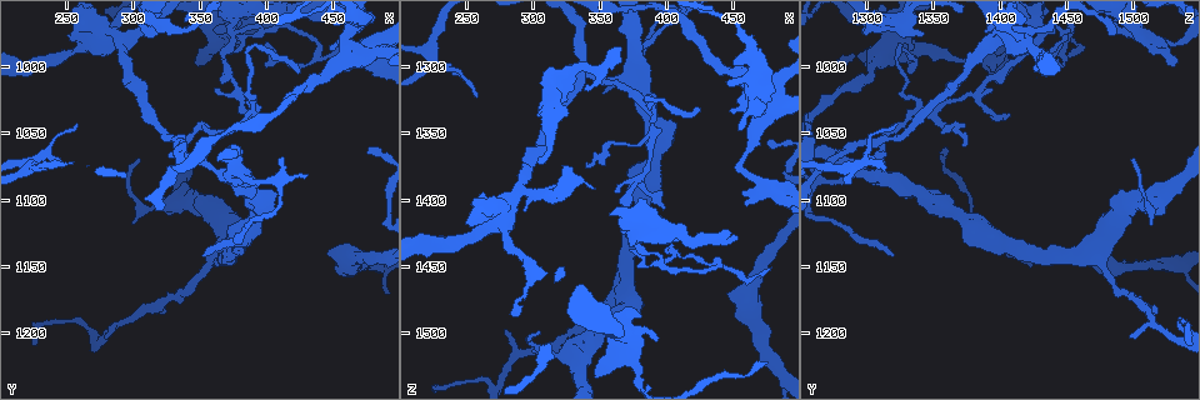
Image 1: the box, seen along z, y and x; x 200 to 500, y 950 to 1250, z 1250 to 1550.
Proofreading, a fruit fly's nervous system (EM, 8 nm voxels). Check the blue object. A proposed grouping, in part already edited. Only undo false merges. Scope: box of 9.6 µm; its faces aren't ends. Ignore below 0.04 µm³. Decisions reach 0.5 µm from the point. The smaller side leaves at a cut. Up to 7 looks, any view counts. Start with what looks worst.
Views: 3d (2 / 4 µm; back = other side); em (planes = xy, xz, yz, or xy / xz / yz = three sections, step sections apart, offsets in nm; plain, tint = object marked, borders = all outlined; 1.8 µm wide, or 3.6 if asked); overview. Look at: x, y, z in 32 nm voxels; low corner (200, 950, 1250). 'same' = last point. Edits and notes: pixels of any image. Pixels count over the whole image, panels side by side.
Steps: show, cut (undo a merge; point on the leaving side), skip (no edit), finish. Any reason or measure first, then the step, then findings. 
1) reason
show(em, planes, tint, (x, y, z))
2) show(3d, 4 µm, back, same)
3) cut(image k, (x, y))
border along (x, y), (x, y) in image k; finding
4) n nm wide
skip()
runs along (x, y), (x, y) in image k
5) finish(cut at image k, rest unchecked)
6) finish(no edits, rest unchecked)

sudden change in width
show(3d, 2 µm, (464, 1140, 1460))

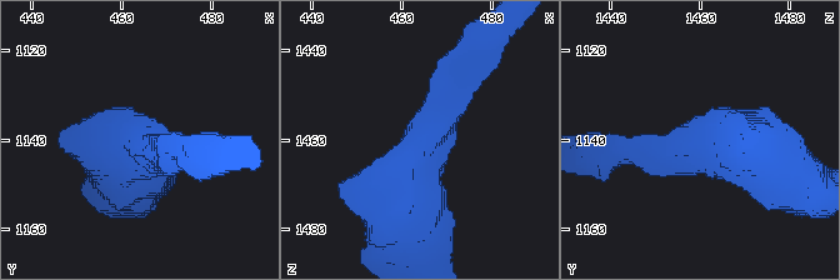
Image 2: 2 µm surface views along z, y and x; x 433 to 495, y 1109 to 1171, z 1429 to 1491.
arms of 200, 550 nm; need the tissue
show(em, 3.6 µm, planes, borders, (464, 1142, 1461))

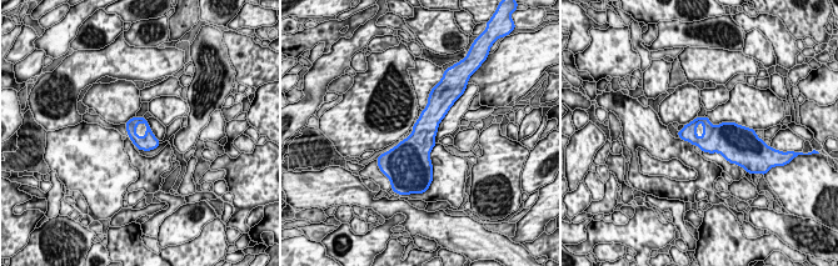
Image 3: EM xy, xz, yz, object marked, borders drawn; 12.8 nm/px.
220 nm wide
skip()
continuous, no second neuron

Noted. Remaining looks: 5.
looks like a crossing
show(em, 3.6 µm, planes, tint, (278, 974, 1406))

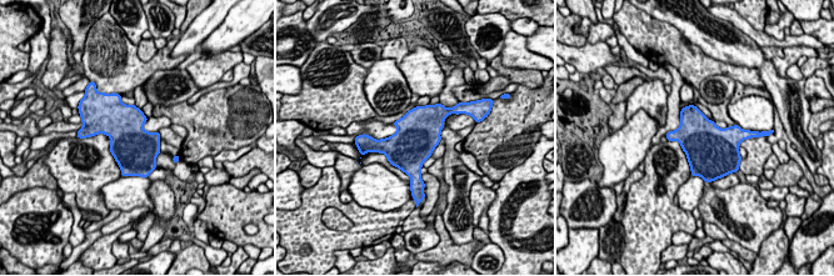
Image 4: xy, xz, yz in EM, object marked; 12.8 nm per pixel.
skip()
continuous, no second neuron

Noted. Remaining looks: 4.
three arms meet
show(3d, 4 µm, (346, 1104, 1500))

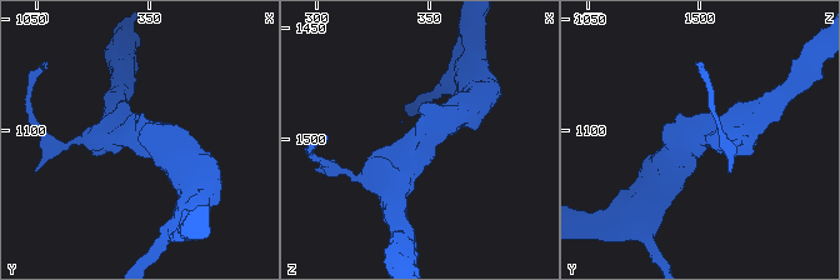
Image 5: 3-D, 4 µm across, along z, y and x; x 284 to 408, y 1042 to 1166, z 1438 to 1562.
3 arms; arms of 360, 360, 480 nm; now the EM
show(em, yz, step 16, tint, (344, 1105, 1499))

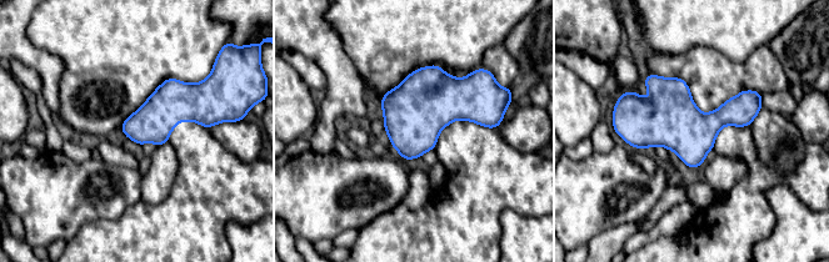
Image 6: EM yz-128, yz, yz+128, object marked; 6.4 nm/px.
another direction
show(em, planes, borders, same)

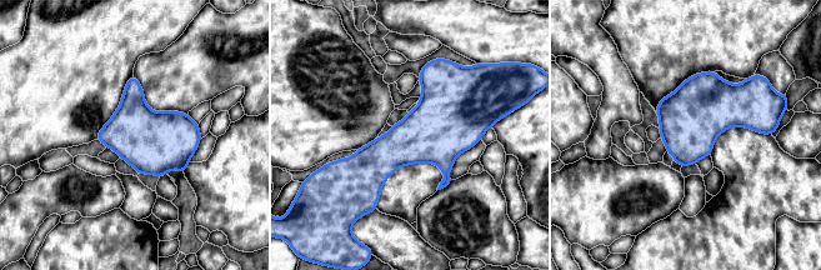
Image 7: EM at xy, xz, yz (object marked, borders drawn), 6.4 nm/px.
skip()
all the same neuron

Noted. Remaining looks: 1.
finish(no edits, rest unchecked)

